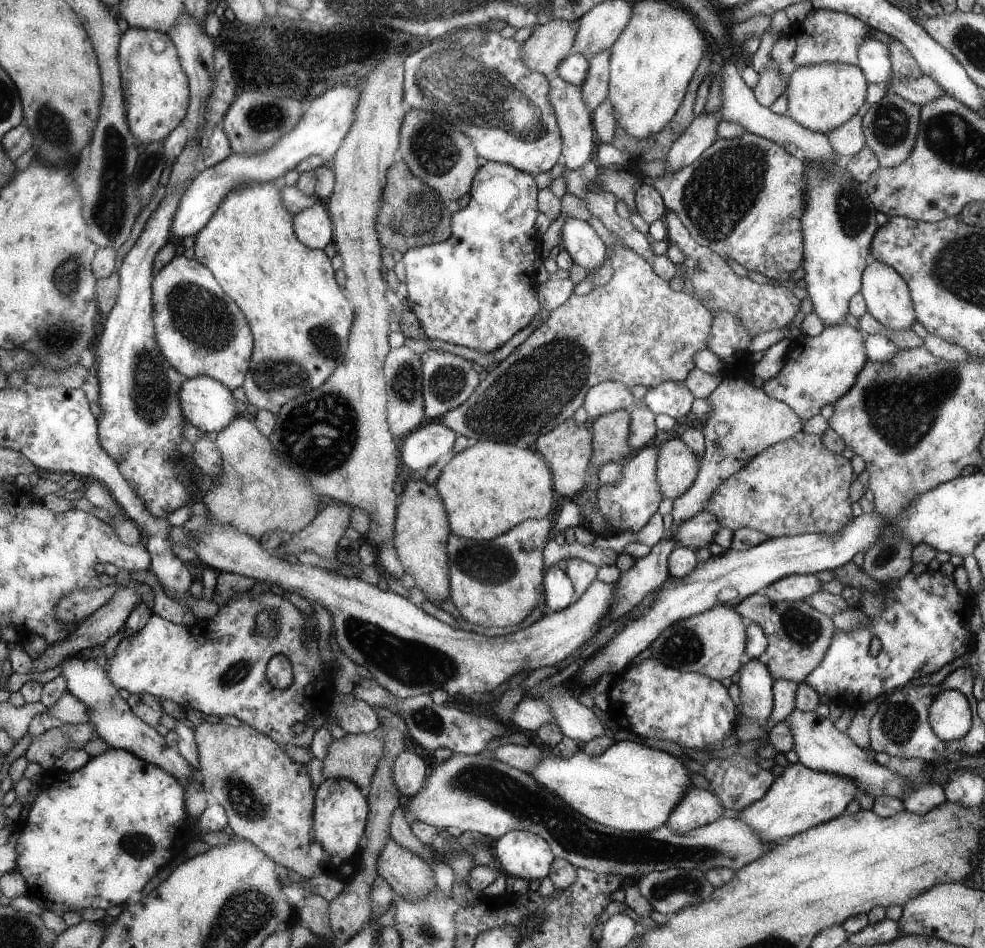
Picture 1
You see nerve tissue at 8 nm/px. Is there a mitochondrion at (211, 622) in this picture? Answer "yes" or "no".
no

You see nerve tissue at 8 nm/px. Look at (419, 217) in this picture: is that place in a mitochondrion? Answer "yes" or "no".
yes

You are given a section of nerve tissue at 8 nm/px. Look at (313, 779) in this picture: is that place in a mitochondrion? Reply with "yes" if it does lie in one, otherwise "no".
no

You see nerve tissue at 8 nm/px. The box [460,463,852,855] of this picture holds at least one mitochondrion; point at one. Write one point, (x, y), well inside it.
(798, 627)

